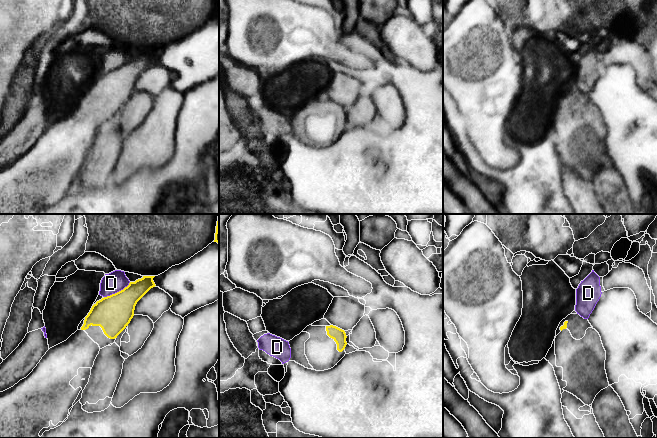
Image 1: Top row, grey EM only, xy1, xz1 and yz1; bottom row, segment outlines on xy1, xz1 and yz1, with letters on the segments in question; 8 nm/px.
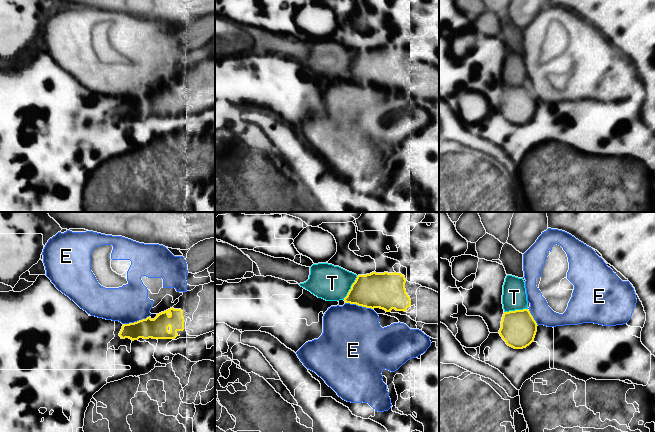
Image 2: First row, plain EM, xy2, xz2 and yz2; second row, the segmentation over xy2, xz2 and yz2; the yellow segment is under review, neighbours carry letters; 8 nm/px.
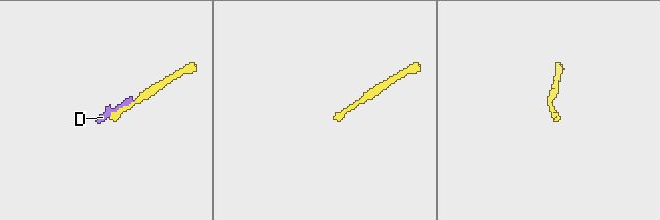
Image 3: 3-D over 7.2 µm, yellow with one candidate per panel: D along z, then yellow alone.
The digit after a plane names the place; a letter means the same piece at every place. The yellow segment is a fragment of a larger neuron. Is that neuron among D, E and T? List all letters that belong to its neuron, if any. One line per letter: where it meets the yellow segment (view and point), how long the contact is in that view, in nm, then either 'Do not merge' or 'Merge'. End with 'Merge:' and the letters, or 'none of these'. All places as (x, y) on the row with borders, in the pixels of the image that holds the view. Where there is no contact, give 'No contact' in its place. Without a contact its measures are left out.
D: Touches yellow at xy1 (117, 292). Shared border 240 nm. Do not merge
E: Touches yellow at xz2 (359, 305). Shared border 240 nm. Do not merge
T: Touches yellow at xz2 (351, 288). Shared border 220 nm. Do not merge
Merge: none of these

